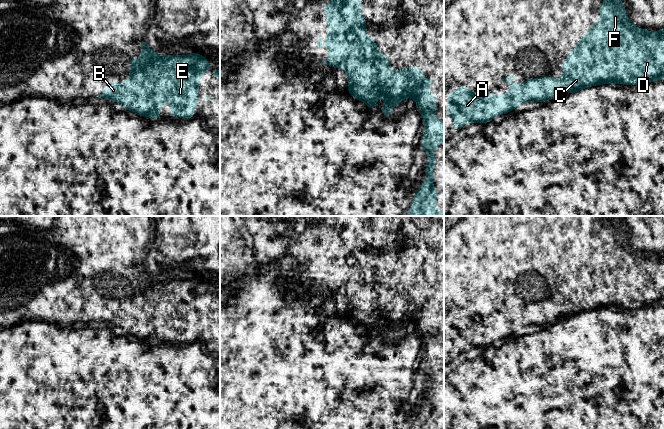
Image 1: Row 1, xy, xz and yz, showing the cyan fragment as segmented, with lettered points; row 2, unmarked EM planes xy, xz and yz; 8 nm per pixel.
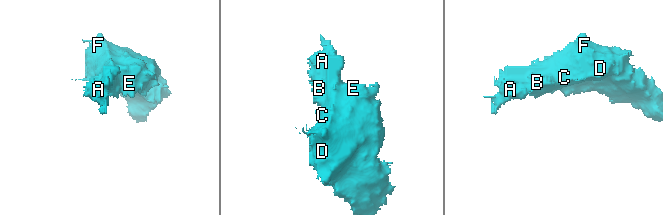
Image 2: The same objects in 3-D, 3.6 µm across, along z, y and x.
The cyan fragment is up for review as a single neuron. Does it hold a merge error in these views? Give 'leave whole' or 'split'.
leave whole

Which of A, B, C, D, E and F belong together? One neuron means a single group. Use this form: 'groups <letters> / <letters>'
groups A B C D E F

